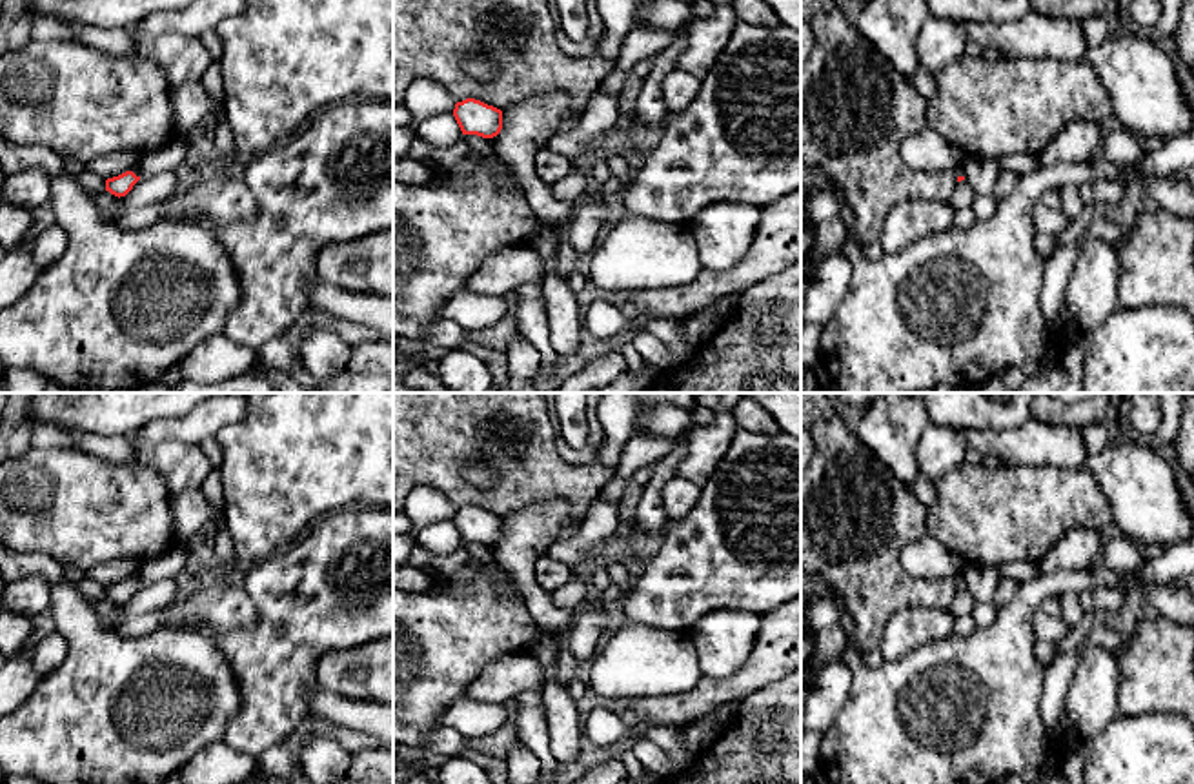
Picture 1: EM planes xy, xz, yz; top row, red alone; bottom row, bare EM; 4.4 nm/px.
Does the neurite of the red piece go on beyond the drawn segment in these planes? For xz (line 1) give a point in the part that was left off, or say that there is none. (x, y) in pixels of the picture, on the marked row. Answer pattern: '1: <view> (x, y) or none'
1: none

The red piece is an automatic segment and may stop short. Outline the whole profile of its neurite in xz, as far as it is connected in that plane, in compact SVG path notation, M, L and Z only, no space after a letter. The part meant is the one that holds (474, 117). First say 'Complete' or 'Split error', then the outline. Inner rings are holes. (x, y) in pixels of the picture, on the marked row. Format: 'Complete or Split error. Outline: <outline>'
Complete. Outline: M475 98L457 102L453 116L462 135L493 138L502 129L502 111Z

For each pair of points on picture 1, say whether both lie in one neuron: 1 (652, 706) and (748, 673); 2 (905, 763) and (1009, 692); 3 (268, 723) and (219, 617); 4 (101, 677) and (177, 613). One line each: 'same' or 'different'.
1: same
2: same
3: different
4: different

